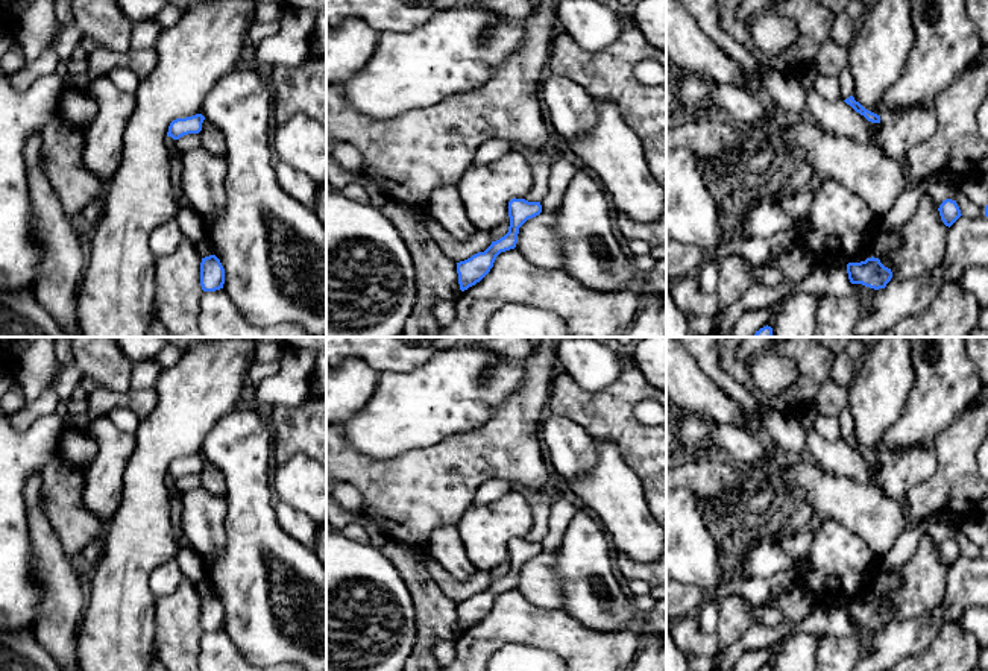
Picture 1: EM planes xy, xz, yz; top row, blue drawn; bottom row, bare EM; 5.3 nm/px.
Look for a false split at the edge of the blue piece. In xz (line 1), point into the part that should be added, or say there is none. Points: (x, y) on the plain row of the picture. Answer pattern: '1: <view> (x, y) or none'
1: none

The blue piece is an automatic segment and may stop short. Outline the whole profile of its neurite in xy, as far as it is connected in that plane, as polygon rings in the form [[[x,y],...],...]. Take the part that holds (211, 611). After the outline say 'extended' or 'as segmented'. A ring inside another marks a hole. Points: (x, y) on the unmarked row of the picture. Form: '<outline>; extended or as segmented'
[[[216,595],[202,598],[200,603],[200,625],[203,632],[216,632],[223,628],[225,609]]]; as segmented

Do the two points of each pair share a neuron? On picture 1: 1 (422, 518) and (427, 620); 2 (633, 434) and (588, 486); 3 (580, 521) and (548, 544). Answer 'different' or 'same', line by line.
1: different
2: different
3: different

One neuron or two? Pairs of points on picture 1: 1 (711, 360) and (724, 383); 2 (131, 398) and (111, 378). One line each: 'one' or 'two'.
1: one
2: two

